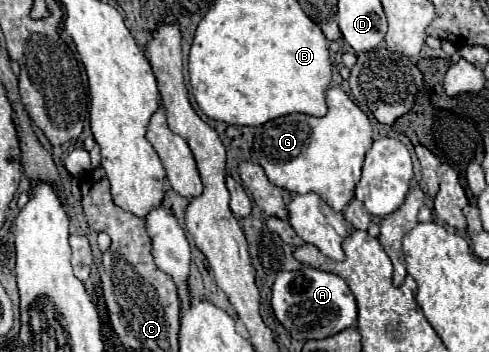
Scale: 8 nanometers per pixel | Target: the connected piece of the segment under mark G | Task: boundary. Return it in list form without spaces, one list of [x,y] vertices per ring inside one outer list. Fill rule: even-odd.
[[[330,88],[326,92],[326,104],[328,104],[328,114],[324,118],[308,118],[308,114],[288,114],[274,118],[264,126],[256,128],[252,160],[262,166],[262,170],[266,172],[268,180],[274,186],[284,188],[292,194],[316,192],[330,208],[342,212],[354,198],[354,188],[360,180],[364,154],[372,146],[372,124],[368,116],[340,88]]]

